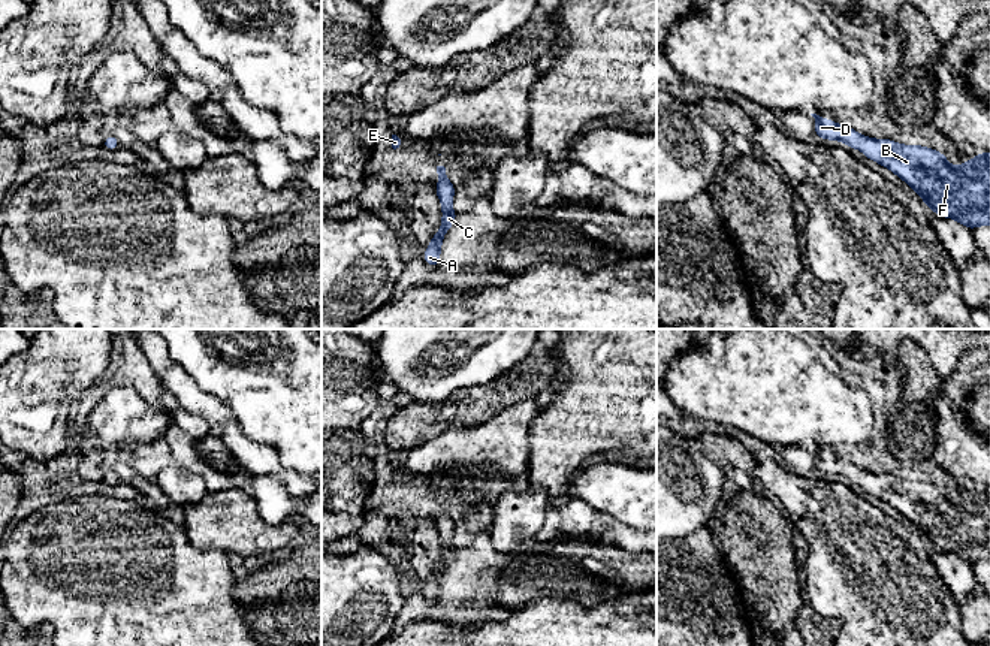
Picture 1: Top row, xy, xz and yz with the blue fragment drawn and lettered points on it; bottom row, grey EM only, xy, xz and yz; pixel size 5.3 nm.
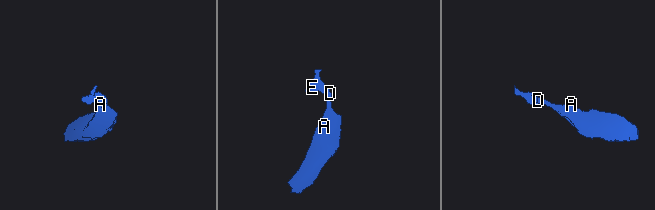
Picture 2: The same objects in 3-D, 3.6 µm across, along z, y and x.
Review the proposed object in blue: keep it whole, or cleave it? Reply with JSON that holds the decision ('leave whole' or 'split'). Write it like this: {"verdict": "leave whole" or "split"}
{"verdict": "leave whole"}

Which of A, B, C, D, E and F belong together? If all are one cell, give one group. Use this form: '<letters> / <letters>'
A B C D E F

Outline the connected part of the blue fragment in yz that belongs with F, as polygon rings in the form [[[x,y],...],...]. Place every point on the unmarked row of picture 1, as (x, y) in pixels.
[[[811,450],[815,471],[860,484],[902,513],[938,550],[954,553],[971,565],[990,561],[990,487],[953,502],[942,487],[932,483],[866,473],[848,461]]]

